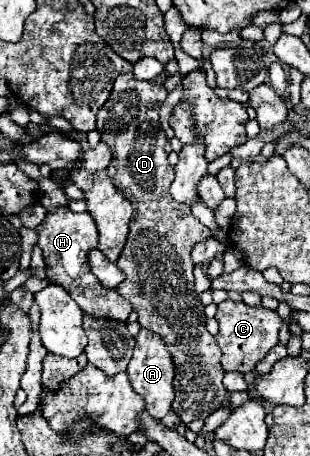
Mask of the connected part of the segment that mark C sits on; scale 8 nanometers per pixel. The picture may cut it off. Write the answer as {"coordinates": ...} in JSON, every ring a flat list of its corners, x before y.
{"coordinates":[[226,300,218,304,215,315,220,332,218,332,218,346,222,350,222,368,226,372,238,370,238,372,250,372,258,360,262,360,268,350,278,342,278,330,282,326,282,318,276,314,276,310,266,310,266,308,250,308,244,302,232,302]]}

